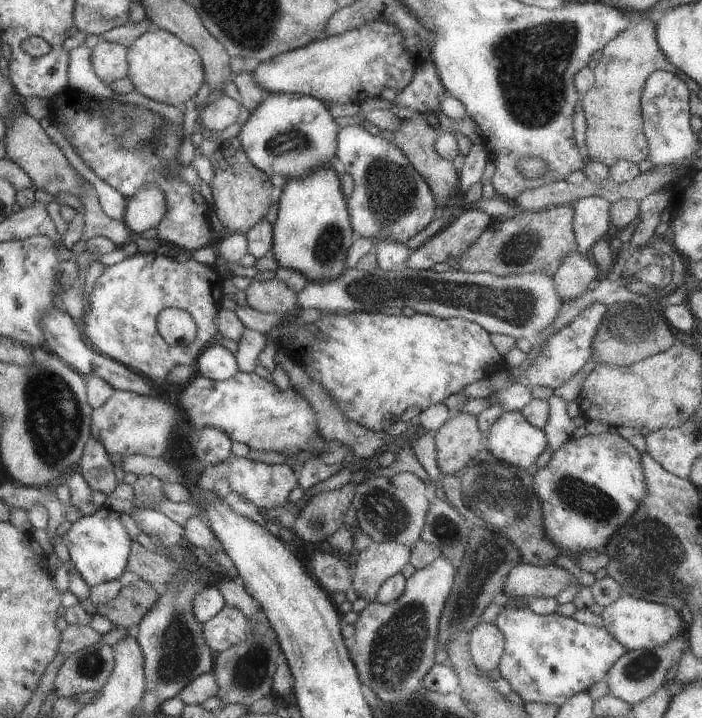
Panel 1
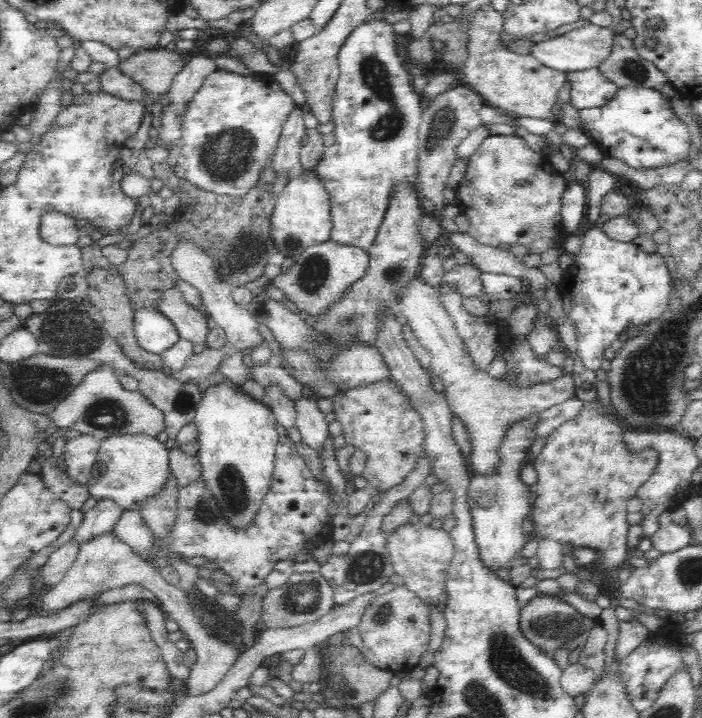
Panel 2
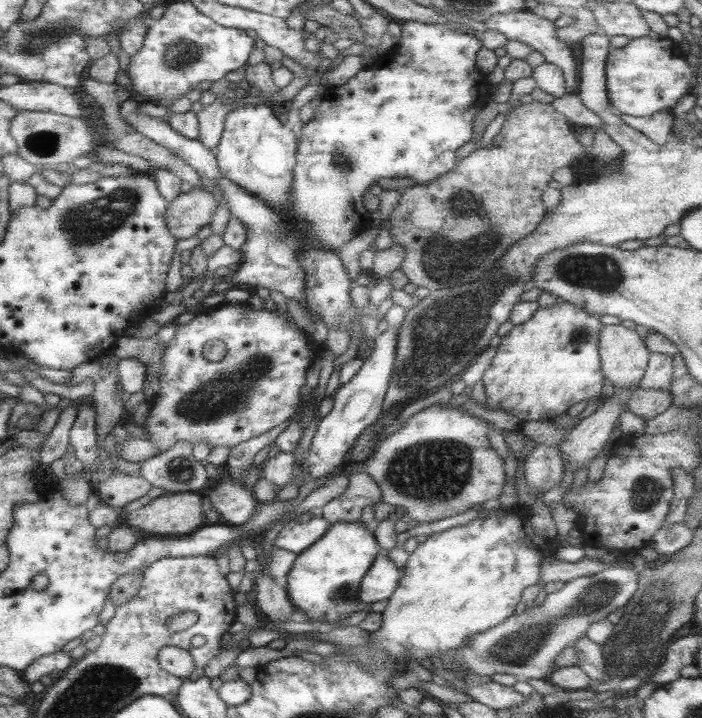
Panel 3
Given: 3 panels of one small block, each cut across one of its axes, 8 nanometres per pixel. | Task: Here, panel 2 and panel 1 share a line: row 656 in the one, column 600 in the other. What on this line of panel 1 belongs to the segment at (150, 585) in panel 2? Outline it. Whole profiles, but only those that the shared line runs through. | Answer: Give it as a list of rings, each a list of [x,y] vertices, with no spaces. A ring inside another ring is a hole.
[[[590,195],[573,204],[573,233],[580,255],[589,256],[592,245],[613,228],[610,220],[611,203],[599,195]]]

